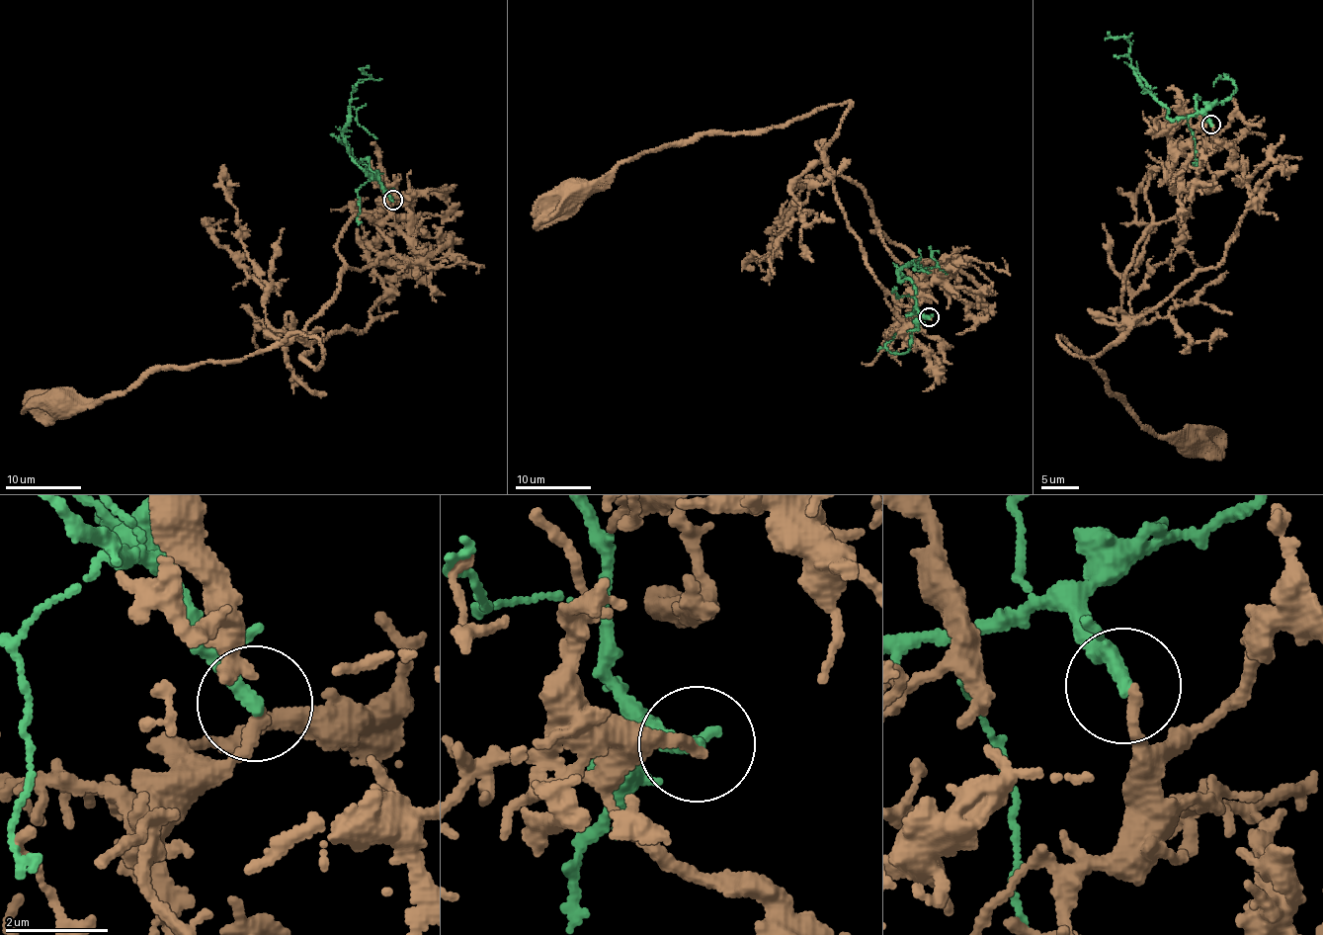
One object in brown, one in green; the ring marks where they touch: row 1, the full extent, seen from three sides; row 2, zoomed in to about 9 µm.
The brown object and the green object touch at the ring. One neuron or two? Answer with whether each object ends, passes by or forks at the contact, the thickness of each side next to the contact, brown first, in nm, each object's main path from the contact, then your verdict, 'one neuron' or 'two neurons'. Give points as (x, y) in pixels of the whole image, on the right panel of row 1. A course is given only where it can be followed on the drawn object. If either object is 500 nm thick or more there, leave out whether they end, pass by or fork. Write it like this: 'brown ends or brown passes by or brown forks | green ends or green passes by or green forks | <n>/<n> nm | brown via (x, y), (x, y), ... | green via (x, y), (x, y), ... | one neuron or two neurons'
brown ends | green ends | 220/320 nm | brown via (1212, 124), (1198, 179), (1136, 244), (1121, 304), (1132, 325), (1091, 358), (1058, 336), (1141, 425), (1189, 441) | green via (1210, 124), (1199, 113), (1171, 120), (1141, 83), (1131, 64), (1130, 43), (1124, 37), (1111, 38), (1110, 32) | two neurons

